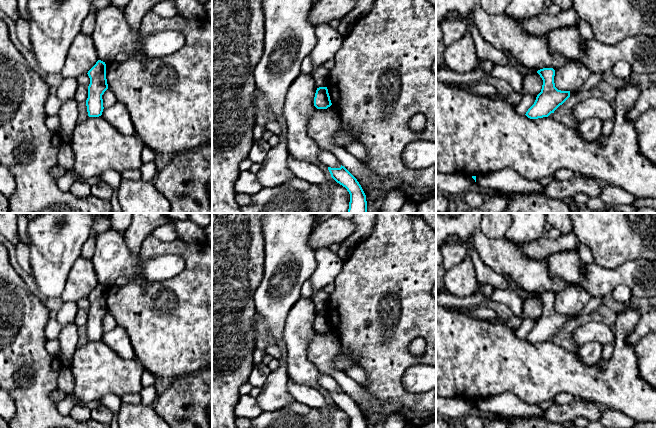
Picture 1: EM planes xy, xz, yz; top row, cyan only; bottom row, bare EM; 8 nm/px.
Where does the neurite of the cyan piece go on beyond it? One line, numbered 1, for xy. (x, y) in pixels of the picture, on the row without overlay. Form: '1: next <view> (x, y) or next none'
1: next none

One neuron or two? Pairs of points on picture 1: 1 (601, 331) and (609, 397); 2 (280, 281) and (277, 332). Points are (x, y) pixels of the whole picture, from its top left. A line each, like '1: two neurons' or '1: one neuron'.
1: two neurons
2: one neuron

